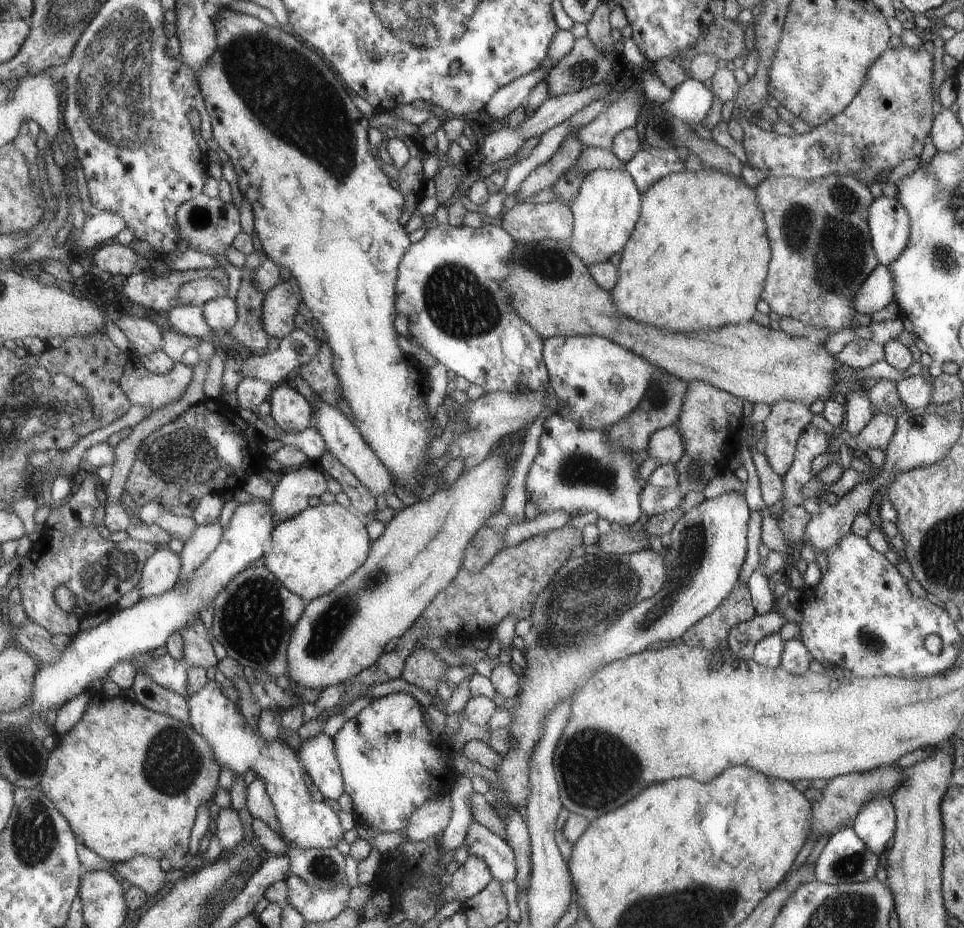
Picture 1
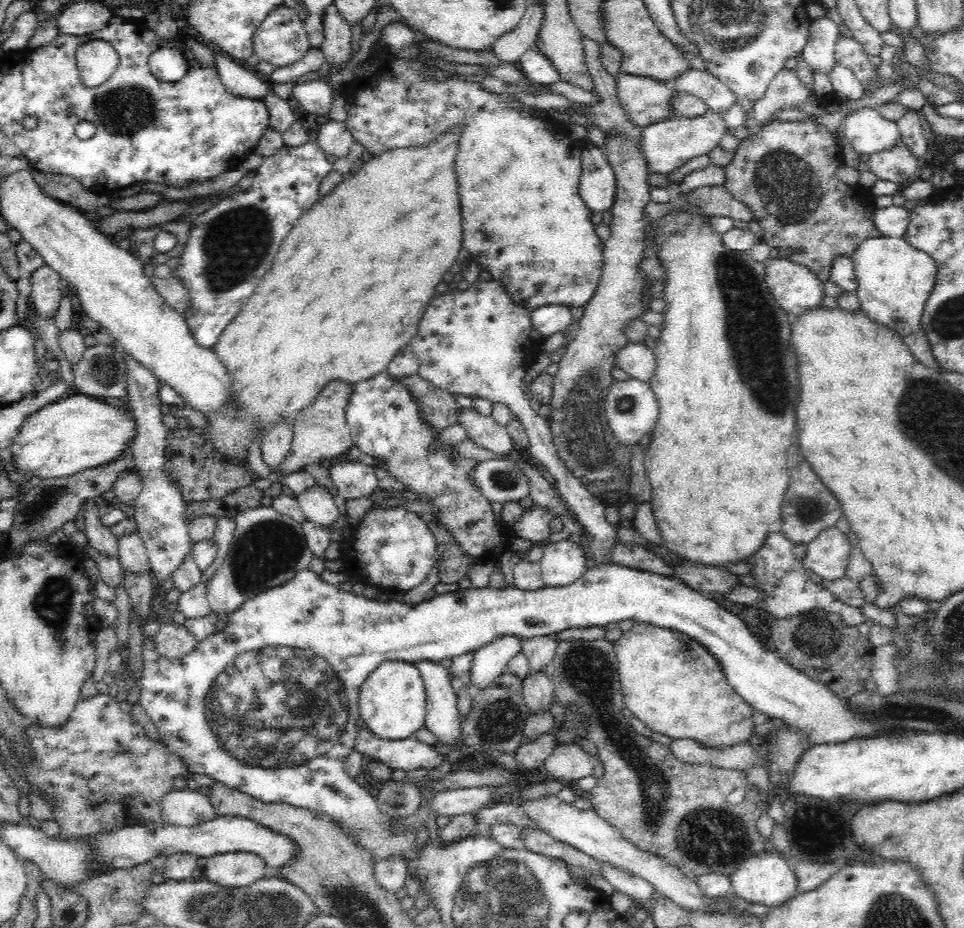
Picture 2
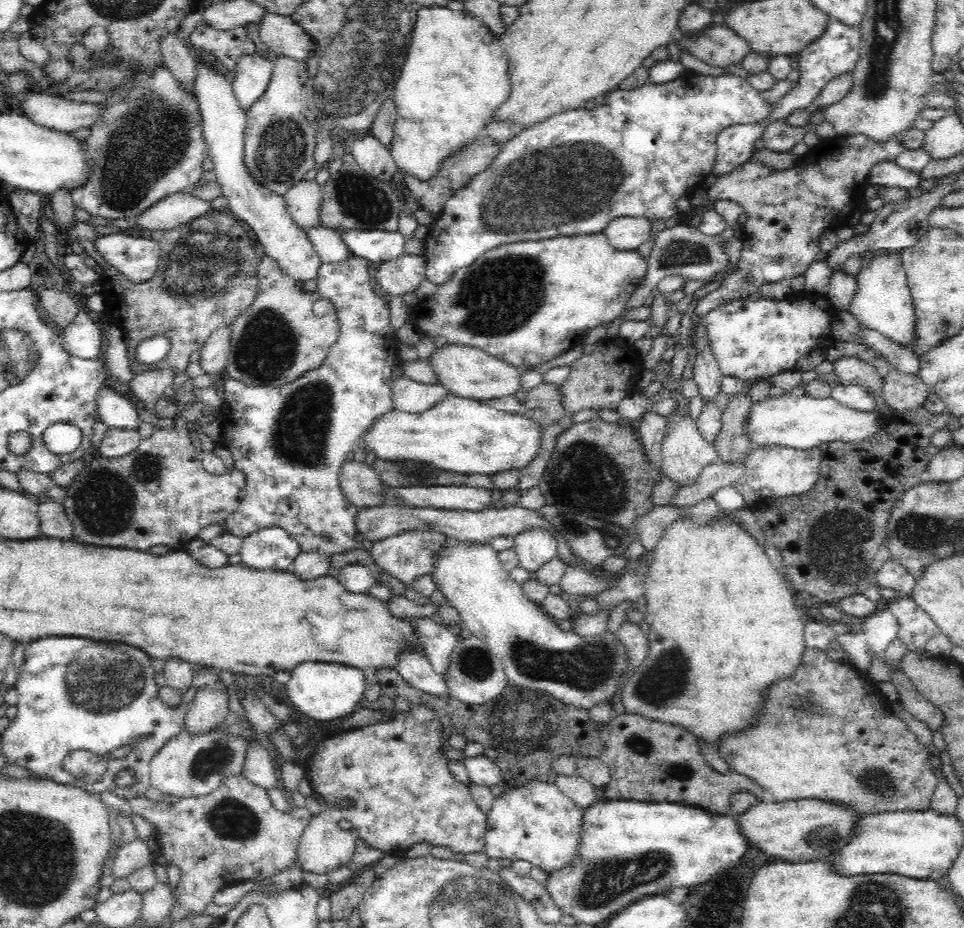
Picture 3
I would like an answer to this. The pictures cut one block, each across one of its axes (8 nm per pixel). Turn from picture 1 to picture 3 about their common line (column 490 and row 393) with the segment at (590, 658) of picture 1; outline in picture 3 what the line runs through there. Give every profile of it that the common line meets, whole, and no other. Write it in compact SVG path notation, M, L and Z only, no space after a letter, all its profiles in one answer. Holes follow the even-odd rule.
M795 390L776 398L766 397L751 403L747 414L748 439L752 446L769 445L791 447L796 450L810 450L821 443L869 441L883 429L884 417L876 417L874 410L862 411L848 408L834 398L812 398Z

